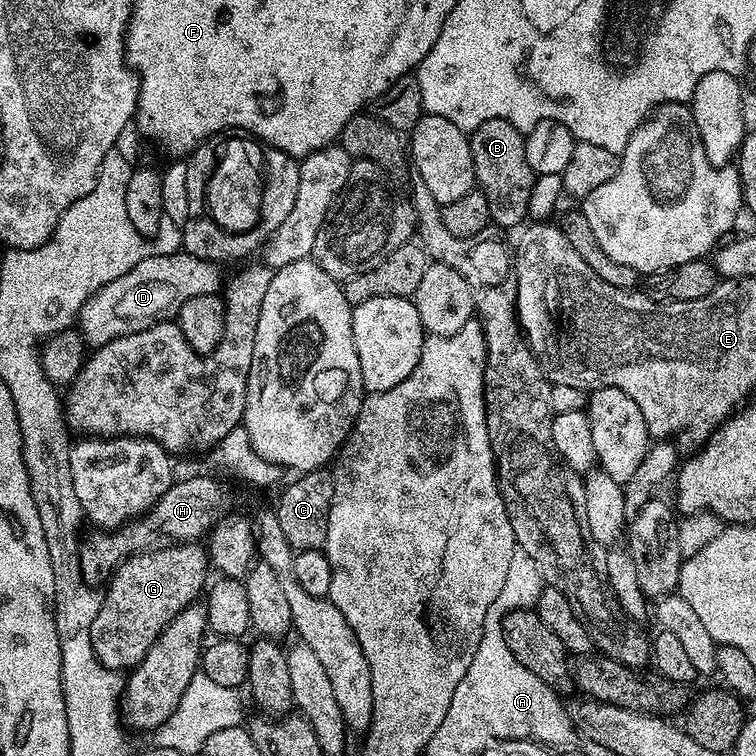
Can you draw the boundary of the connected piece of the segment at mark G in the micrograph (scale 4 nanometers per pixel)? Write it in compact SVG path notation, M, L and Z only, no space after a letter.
M200 542L157 546L123 560L119 568L111 573L106 584L108 589L103 589L98 618L94 618L94 626L90 630L97 662L103 668L135 668L158 634L166 630L168 623L187 604L197 603L209 583L208 572L208 550Z

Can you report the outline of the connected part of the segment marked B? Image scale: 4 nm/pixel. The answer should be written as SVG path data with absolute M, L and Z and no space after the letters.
M502 118L482 122L482 126L470 134L476 182L479 191L486 194L486 202L490 202L490 218L495 227L519 229L529 219L528 203L534 174L530 162L526 162L524 138L525 133Z

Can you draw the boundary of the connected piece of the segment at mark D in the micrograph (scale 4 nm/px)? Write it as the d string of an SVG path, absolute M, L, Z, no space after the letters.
M188 250L165 256L150 254L142 262L138 262L134 270L126 270L122 278L114 278L114 282L106 282L102 290L98 290L86 301L78 317L78 329L82 339L89 349L95 350L101 348L106 342L114 342L119 336L138 334L138 330L146 330L164 320L172 320L180 311L182 302L195 298L197 294L217 294L221 291L220 268L221 265L217 261L203 260L192 255Z

